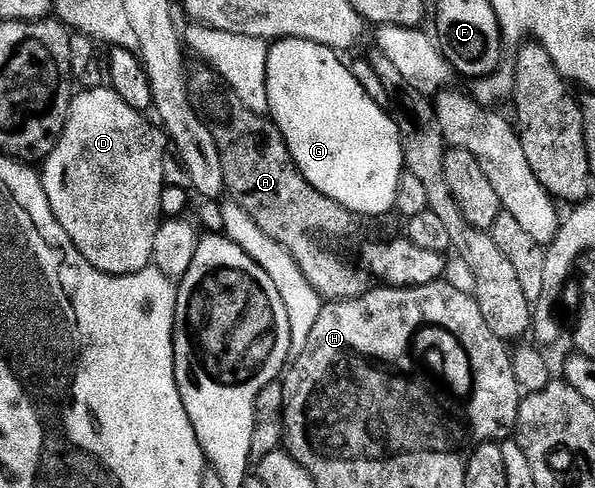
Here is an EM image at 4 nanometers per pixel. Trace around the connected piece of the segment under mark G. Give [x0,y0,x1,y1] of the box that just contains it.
[266,39,404,218]

